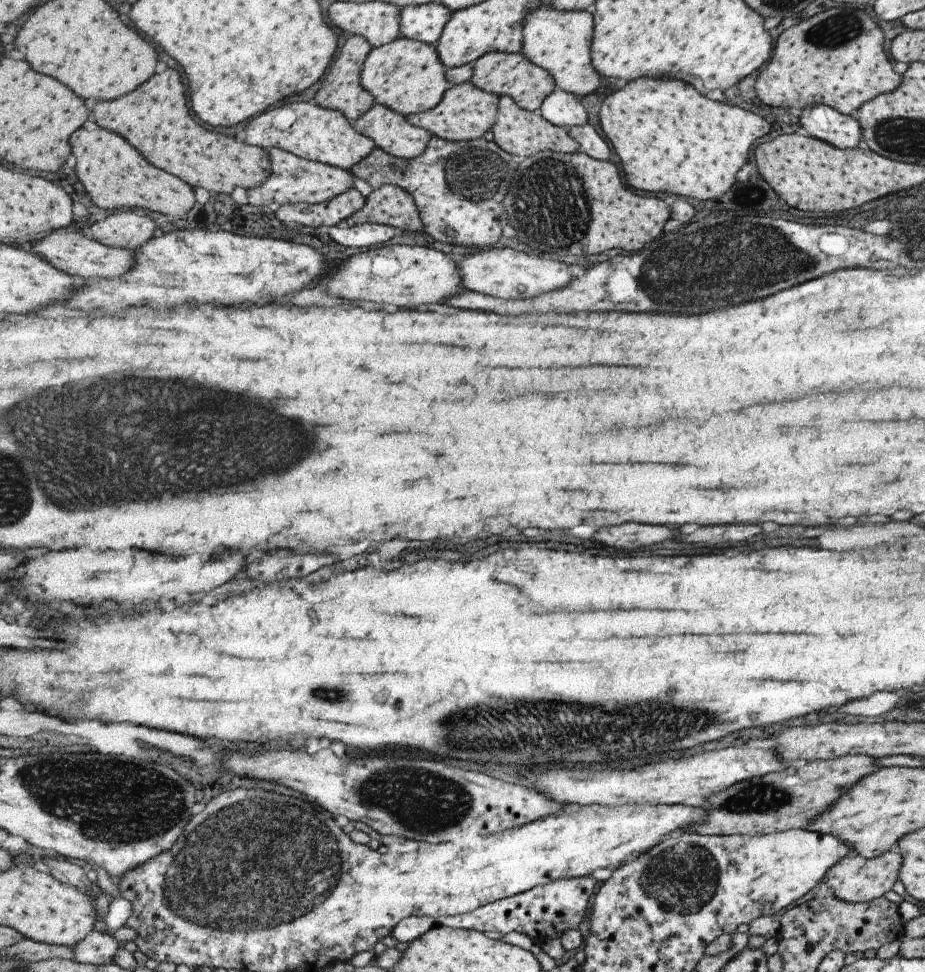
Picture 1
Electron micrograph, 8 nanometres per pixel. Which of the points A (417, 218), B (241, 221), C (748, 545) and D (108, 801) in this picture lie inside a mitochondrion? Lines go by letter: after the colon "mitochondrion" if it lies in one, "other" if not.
A: other
B: other
C: other
D: mitochondrion

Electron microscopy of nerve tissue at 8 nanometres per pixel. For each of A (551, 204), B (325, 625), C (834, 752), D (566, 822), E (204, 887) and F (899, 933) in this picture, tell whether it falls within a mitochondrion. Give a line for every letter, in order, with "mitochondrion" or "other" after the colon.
A: mitochondrion
B: other
C: other
D: other
E: mitochondrion
F: other

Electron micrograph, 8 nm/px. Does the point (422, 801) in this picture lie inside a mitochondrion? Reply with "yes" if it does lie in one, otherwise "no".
yes

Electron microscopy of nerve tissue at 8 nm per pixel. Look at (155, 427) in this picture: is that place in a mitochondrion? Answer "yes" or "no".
yes

